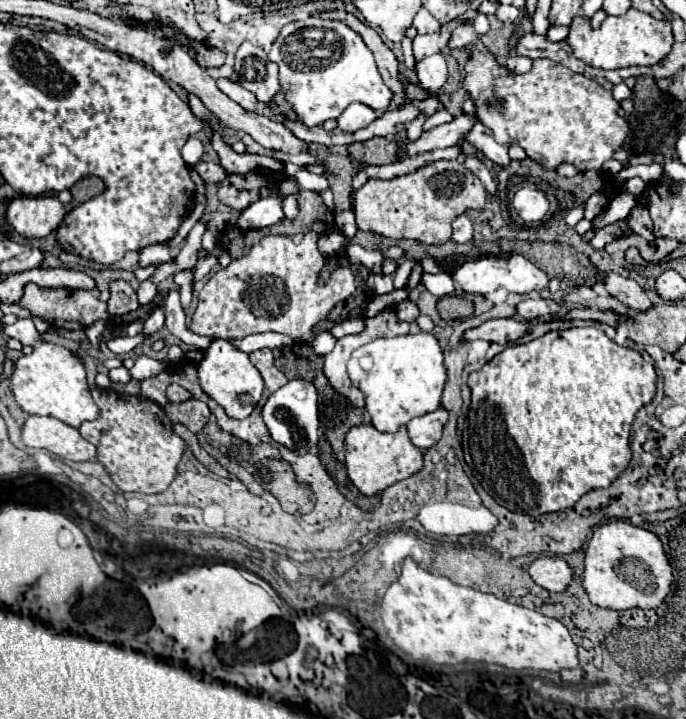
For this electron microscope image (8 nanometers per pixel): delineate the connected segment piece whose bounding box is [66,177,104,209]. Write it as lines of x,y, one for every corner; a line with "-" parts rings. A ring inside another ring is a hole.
84,177
84,179
80,179
80,181
70,189
72,201
70,201
66,207
72,209
72,207
76,207
76,205
80,205
80,203
84,203
84,201
88,201
88,199
100,195
102,191
104,191
104,183
102,183
100,177

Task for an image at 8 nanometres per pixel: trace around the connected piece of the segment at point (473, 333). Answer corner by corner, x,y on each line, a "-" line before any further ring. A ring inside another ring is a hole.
510,317
510,319
492,319
492,321
486,321
482,323
480,327
476,329
470,329
464,333
464,339
470,341
470,339
486,339
490,343
500,343
500,345
506,345
506,343
514,343
516,339
528,335
532,329
532,321
524,323
524,319
520,317

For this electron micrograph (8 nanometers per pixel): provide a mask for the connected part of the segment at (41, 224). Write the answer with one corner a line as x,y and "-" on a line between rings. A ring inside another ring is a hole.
18,197
6,211
8,223
24,237
46,237
66,215
58,197

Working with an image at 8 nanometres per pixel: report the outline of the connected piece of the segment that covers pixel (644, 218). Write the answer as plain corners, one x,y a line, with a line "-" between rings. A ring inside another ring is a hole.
636,205
630,215
626,217
626,221
630,223
630,229
638,235
642,235
644,239
648,239
650,243
654,241
654,233
652,233
652,219
648,215
648,211
642,205

